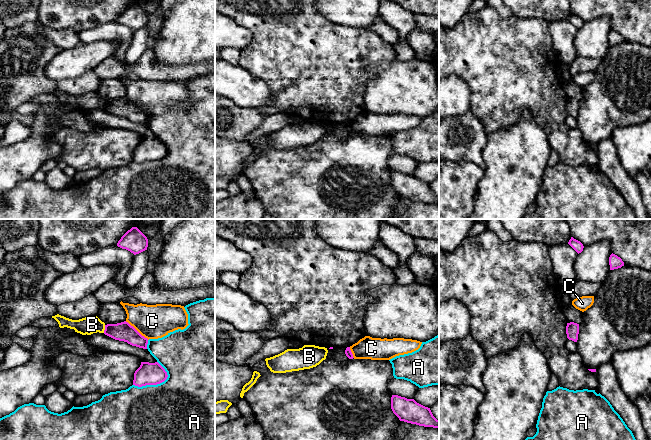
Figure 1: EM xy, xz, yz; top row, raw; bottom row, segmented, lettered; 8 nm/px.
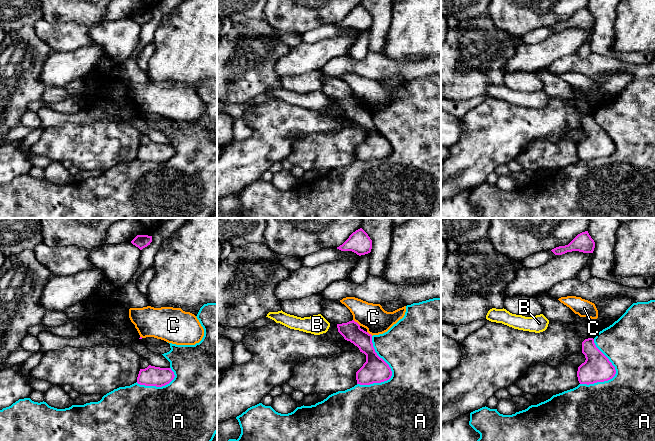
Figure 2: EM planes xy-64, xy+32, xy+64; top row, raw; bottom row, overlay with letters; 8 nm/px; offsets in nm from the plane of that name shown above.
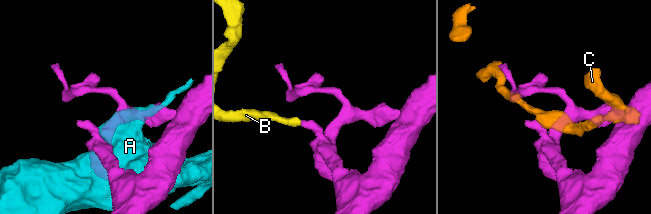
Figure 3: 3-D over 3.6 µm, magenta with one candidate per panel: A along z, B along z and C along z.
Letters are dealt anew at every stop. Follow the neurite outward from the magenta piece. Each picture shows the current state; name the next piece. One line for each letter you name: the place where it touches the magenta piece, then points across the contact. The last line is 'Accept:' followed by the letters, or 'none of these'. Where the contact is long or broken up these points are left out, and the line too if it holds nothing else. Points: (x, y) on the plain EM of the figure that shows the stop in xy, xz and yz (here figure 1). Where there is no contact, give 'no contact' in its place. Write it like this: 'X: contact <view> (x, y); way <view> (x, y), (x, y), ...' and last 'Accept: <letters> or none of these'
Accept: none of these

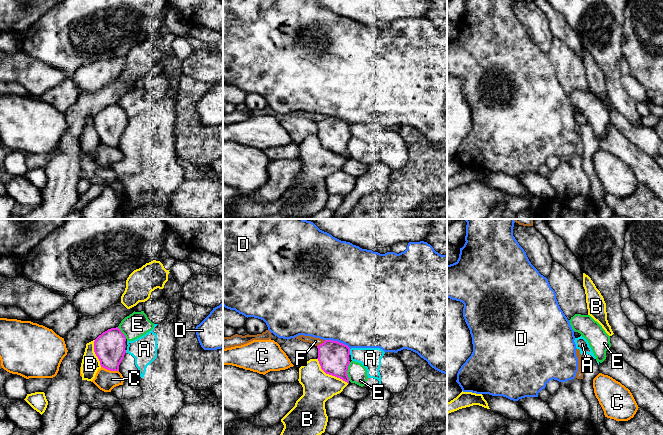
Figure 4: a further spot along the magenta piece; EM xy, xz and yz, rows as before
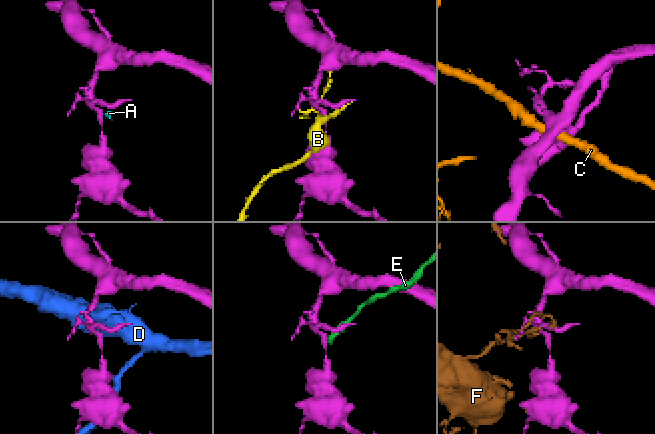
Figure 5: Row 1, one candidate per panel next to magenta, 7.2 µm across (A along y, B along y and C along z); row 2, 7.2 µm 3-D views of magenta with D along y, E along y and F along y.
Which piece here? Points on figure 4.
Accept: none of these

